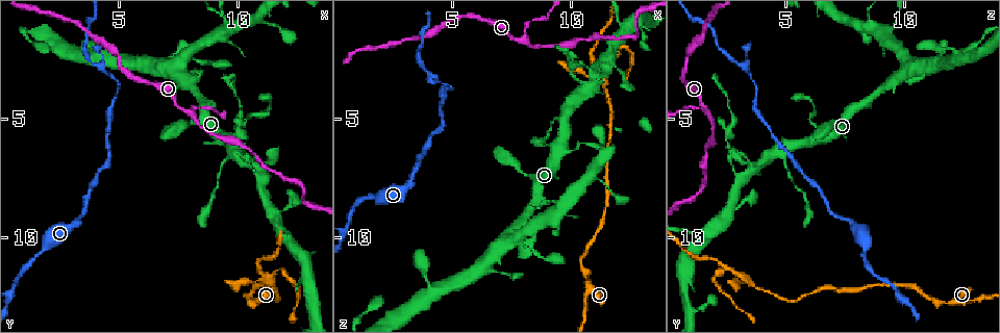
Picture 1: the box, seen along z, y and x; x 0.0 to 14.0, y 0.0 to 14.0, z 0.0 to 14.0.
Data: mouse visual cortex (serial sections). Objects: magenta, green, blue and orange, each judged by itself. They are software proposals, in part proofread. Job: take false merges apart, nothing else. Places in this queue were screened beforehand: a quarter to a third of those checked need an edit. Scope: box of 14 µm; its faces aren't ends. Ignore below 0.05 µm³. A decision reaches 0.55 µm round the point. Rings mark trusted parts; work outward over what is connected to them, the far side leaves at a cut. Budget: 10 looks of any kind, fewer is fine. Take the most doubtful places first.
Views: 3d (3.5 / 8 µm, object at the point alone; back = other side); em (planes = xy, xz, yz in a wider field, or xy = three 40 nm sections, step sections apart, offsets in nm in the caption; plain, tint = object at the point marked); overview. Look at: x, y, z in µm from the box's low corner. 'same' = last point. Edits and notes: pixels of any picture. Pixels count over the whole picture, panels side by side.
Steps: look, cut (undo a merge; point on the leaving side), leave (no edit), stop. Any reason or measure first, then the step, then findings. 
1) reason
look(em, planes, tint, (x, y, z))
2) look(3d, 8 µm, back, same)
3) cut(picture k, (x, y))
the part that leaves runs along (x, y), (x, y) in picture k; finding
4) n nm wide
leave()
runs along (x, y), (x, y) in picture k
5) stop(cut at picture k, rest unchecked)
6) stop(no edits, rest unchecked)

two arms in line, one across
look(3d, 8 µm, back, (7.9, 4.7, 1.7))

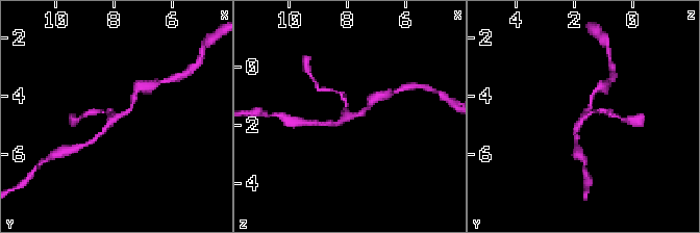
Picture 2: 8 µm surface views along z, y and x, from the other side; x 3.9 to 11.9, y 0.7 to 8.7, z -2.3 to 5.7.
3 arms; arms of 150, 150, 150 nm; now the EM
look(em, xy, step 5, tint, (8.0, 4.8, 1.8))

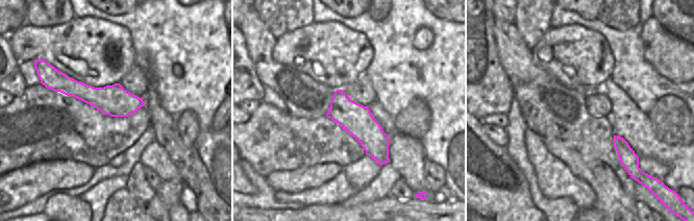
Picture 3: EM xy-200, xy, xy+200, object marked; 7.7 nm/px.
leave()
runs along (57, 87), (141, 103) in picture 3; all the same cell

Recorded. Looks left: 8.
abrupt turn
look(3d, 3.5 µm, (4.9, 3.5, 3.7))

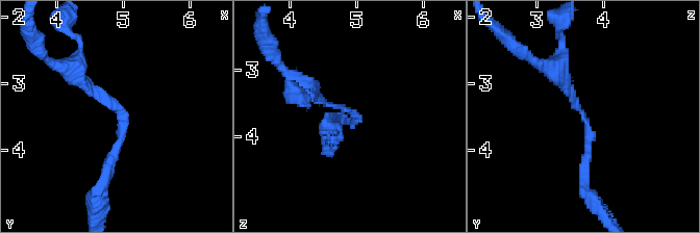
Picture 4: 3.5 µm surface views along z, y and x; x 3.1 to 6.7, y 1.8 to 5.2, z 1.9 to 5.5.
arms of 100, 150 nm; now the EM
look(em, xy, step 1, plain, (5.05, 3.55, 3.75))

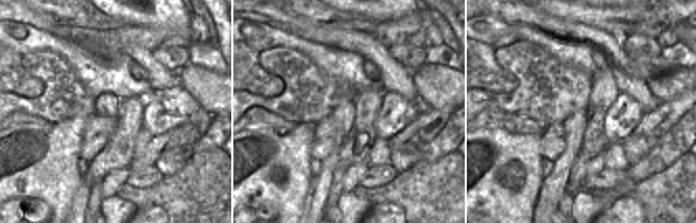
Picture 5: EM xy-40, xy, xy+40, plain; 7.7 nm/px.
look(em, xy, step 1, tint, same)

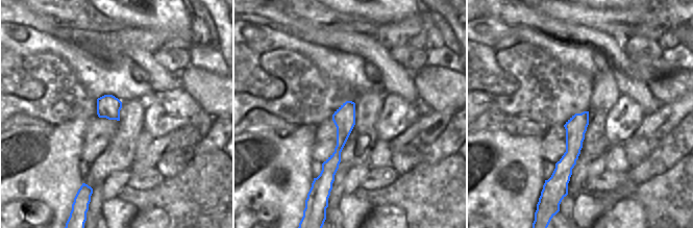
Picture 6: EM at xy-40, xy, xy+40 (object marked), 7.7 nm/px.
leave()
runs along (349, 103), (341, 143), (326, 179) in picture 6; continuous, no second cell

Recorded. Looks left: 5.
a narrow waist
look(3d, 8 µm, (11.7, 11.4, 2.6))

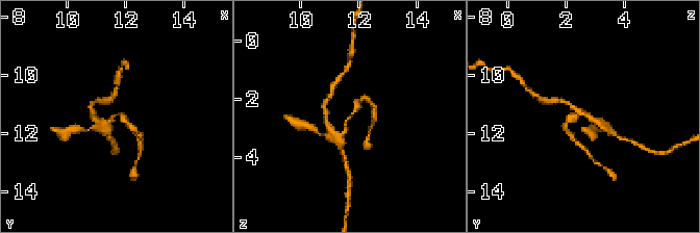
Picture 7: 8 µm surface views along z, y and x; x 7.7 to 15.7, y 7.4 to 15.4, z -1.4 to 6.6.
closer look
look(3d, 3.5 µm, (11.7, 11.3, 2.5))

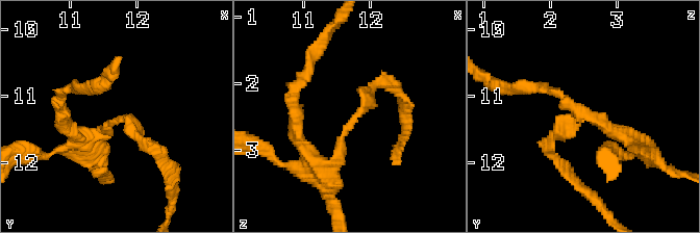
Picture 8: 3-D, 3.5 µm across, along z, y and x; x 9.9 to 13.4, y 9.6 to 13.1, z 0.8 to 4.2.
leave()
runs along (323, 172), (368, 89), (388, 84) in picture 8; all the same cell

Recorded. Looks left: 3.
branch point
look(3d, 3.5 µm, (9.7, 5.8, 6.4))

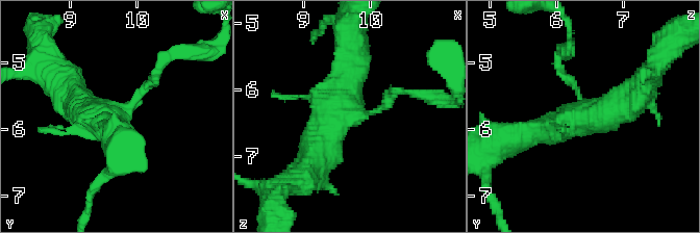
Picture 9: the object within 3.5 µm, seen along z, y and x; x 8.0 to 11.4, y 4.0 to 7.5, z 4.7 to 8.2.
look(em, xy, step 5, tint, (9.75, 5.75, 6.40))

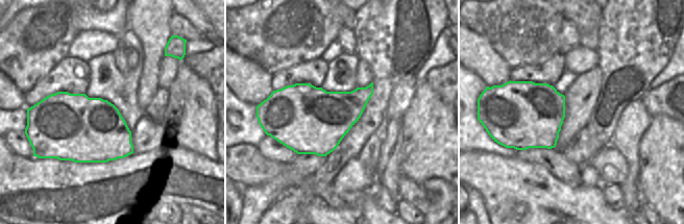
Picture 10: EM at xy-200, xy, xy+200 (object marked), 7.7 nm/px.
leave()
runs along (309, 167), (351, 80), (351, 56) in picture 9; all the same cell

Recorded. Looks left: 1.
stop(no edits, rest unchecked)

